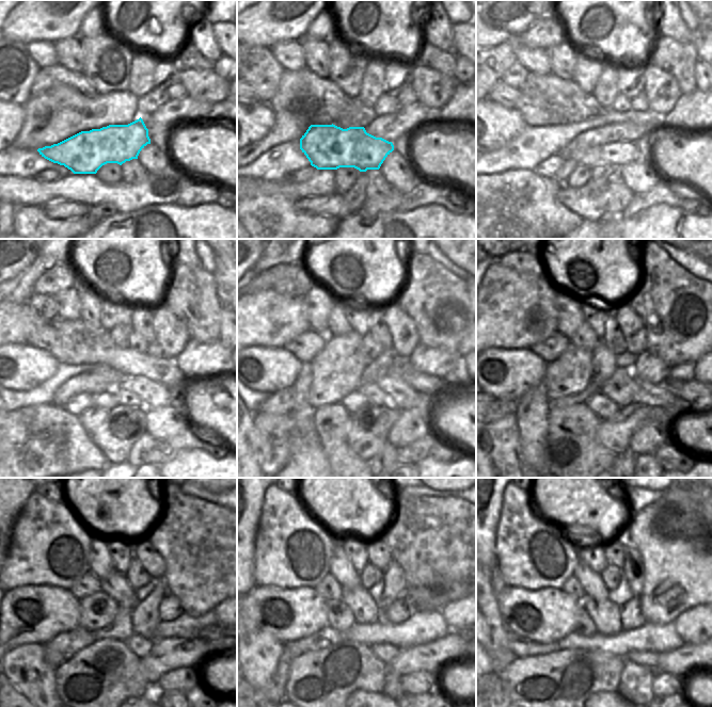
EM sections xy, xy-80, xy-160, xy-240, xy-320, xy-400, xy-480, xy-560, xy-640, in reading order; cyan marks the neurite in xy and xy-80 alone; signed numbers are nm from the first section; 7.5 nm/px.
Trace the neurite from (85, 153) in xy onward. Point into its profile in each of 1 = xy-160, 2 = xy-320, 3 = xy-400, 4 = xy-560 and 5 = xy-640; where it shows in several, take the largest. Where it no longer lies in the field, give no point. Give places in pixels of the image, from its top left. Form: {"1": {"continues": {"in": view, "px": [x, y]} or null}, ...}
{"1": {"continues": {"in": "xy-160", "px": [618, 154]}}, "2": {"continues": {"in": "xy-320", "px": [401, 396]}}, "3": {"continues": {"in": "xy-400", "px": [647, 394]}}, "4": {"continues": null}, "5": {"continues": null}}

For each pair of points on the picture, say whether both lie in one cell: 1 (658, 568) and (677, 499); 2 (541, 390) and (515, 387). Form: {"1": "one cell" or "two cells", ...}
{"1": "one cell", "2": "two cells"}

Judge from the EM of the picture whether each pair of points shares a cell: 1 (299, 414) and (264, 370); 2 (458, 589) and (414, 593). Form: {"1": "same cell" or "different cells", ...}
{"1": "different cells", "2": "same cell"}

